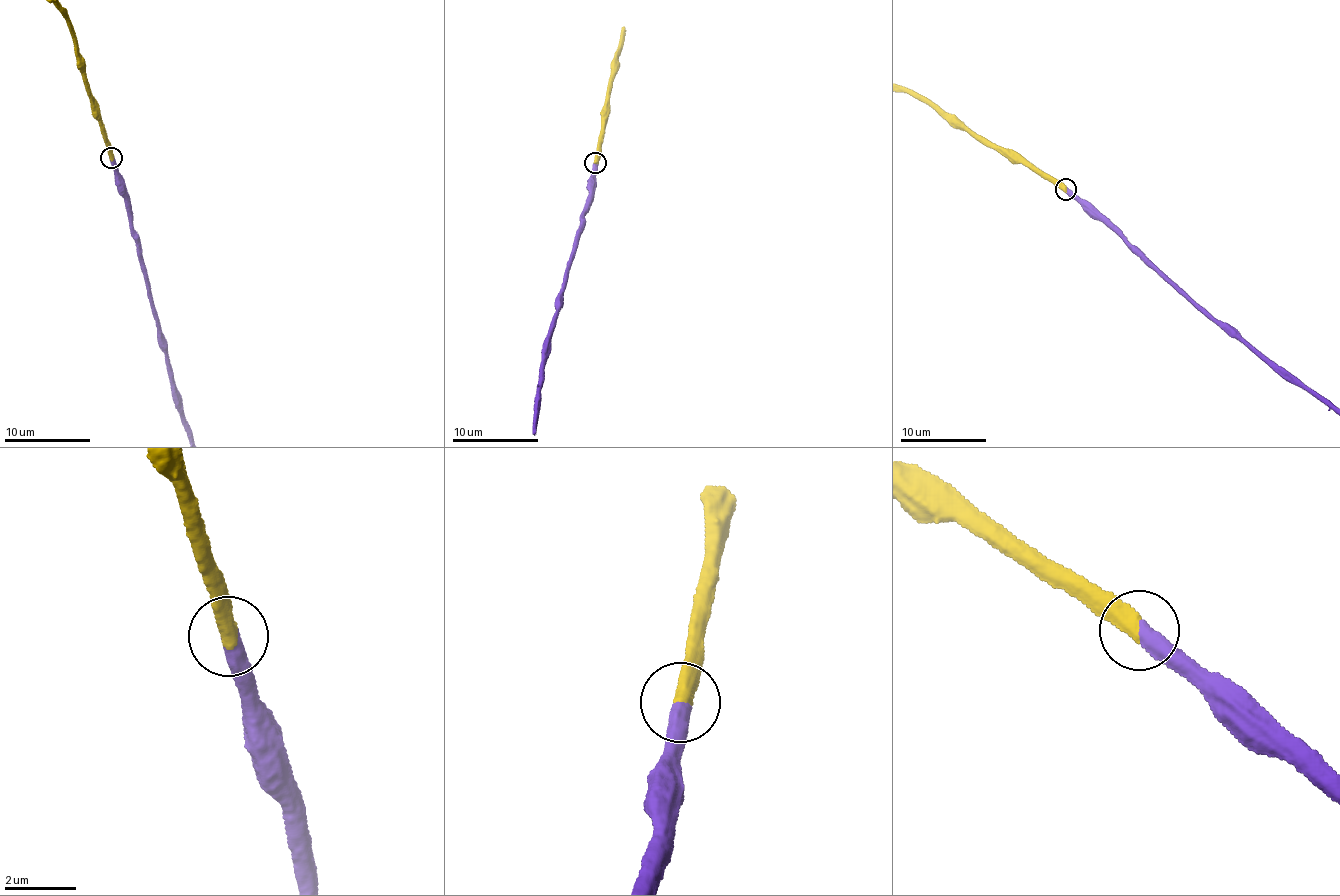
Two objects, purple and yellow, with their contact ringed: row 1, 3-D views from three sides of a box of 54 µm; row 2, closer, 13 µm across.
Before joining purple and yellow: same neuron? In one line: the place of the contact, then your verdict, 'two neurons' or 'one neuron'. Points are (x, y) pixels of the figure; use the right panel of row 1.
at (1065, 189); one neuron

